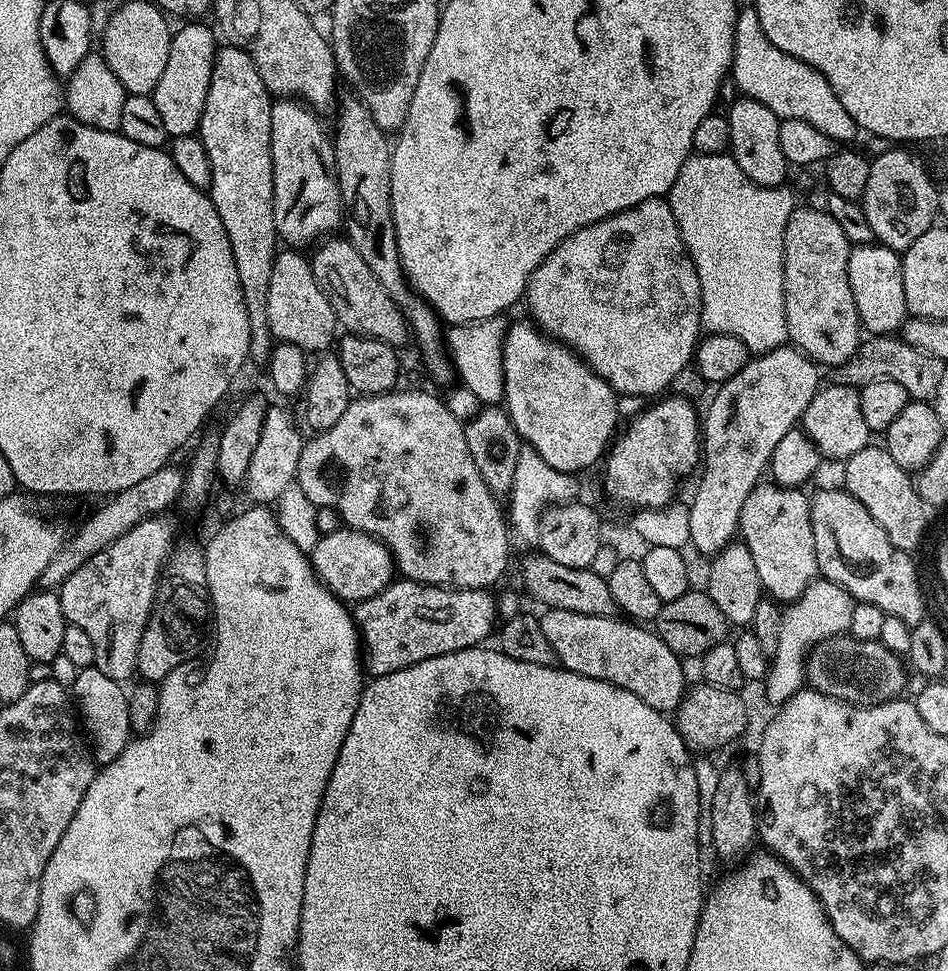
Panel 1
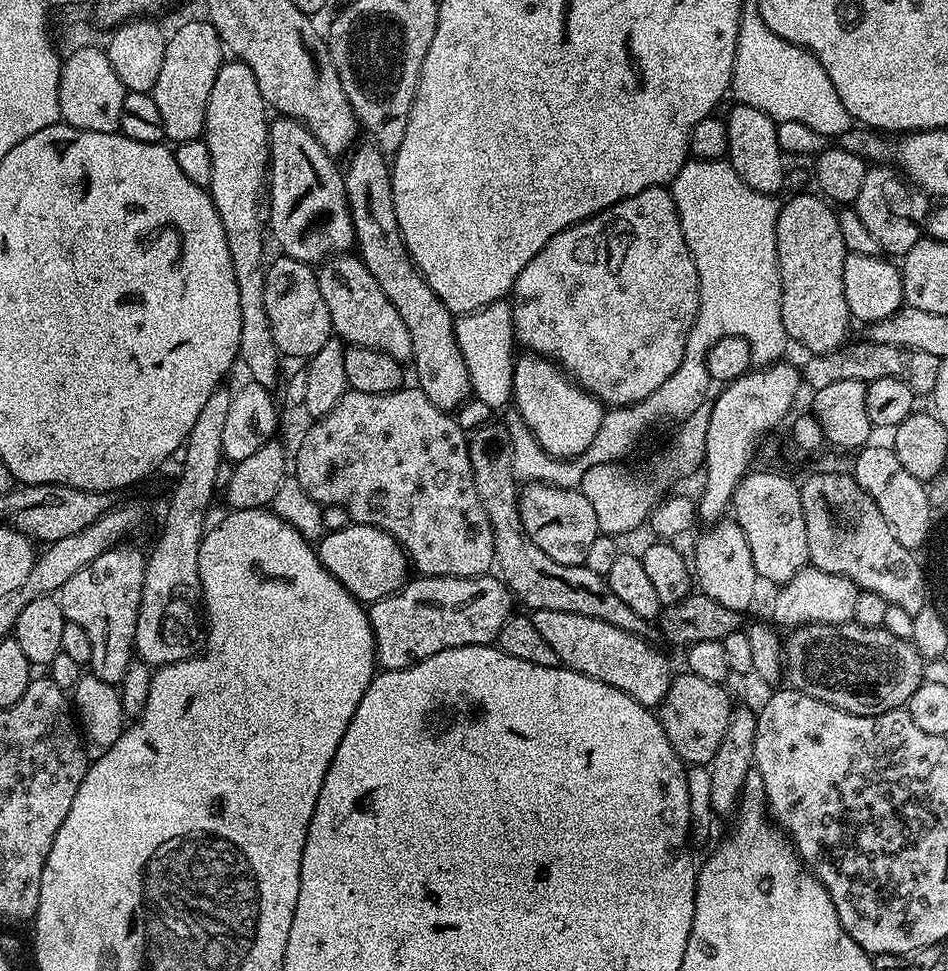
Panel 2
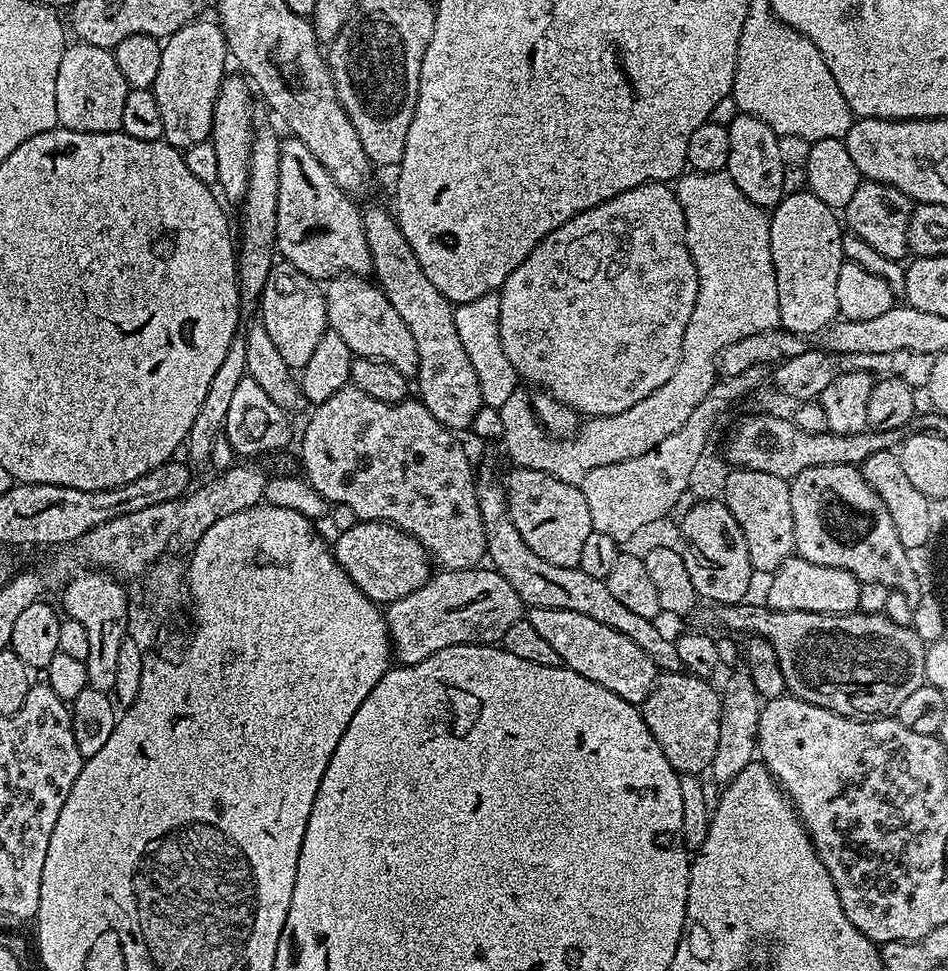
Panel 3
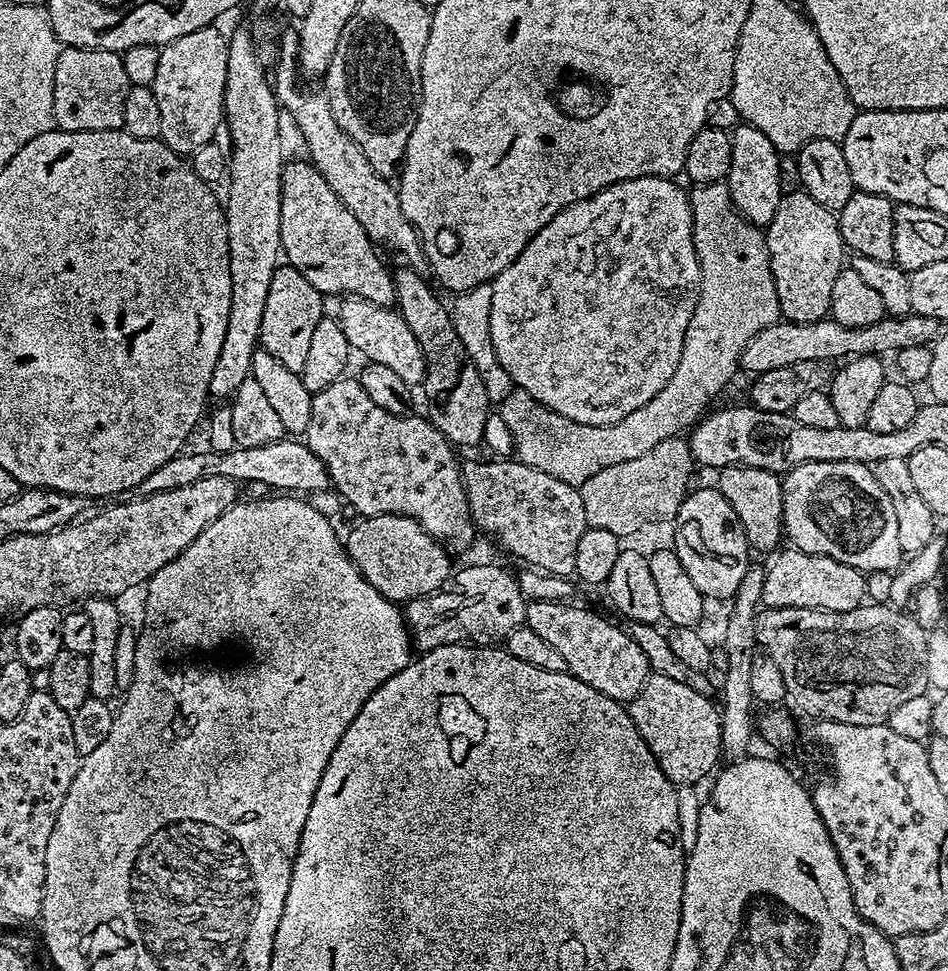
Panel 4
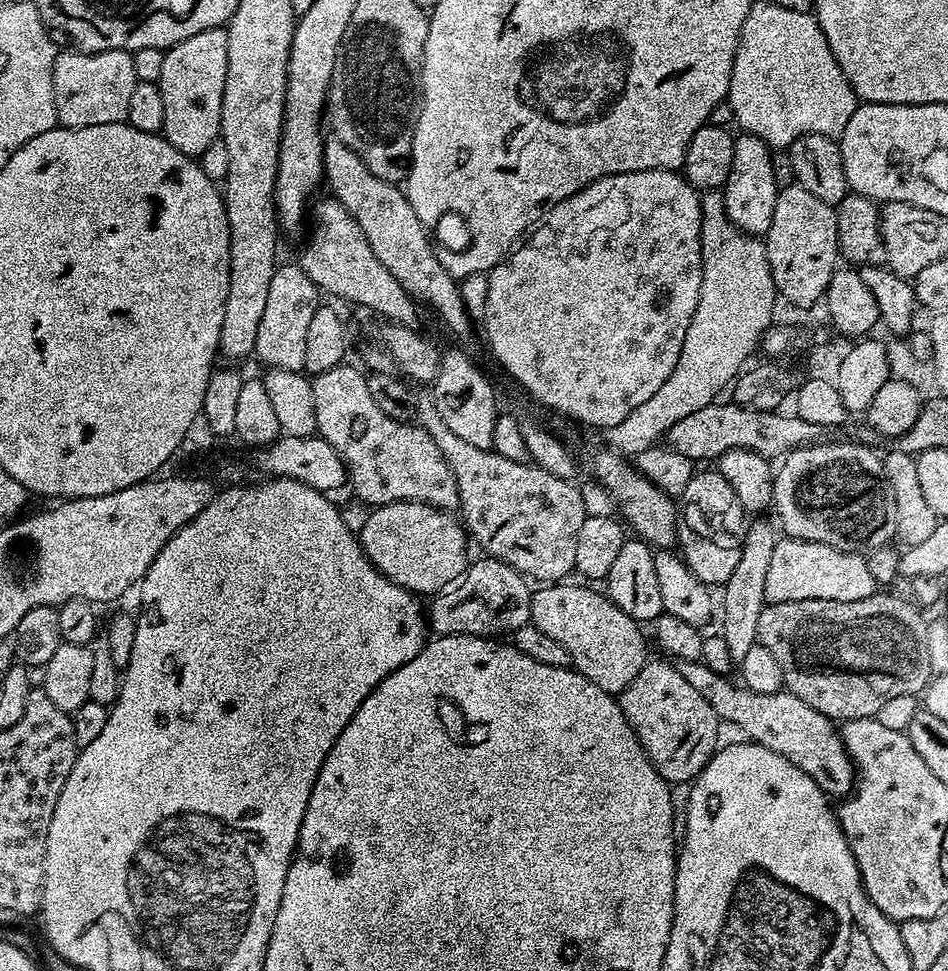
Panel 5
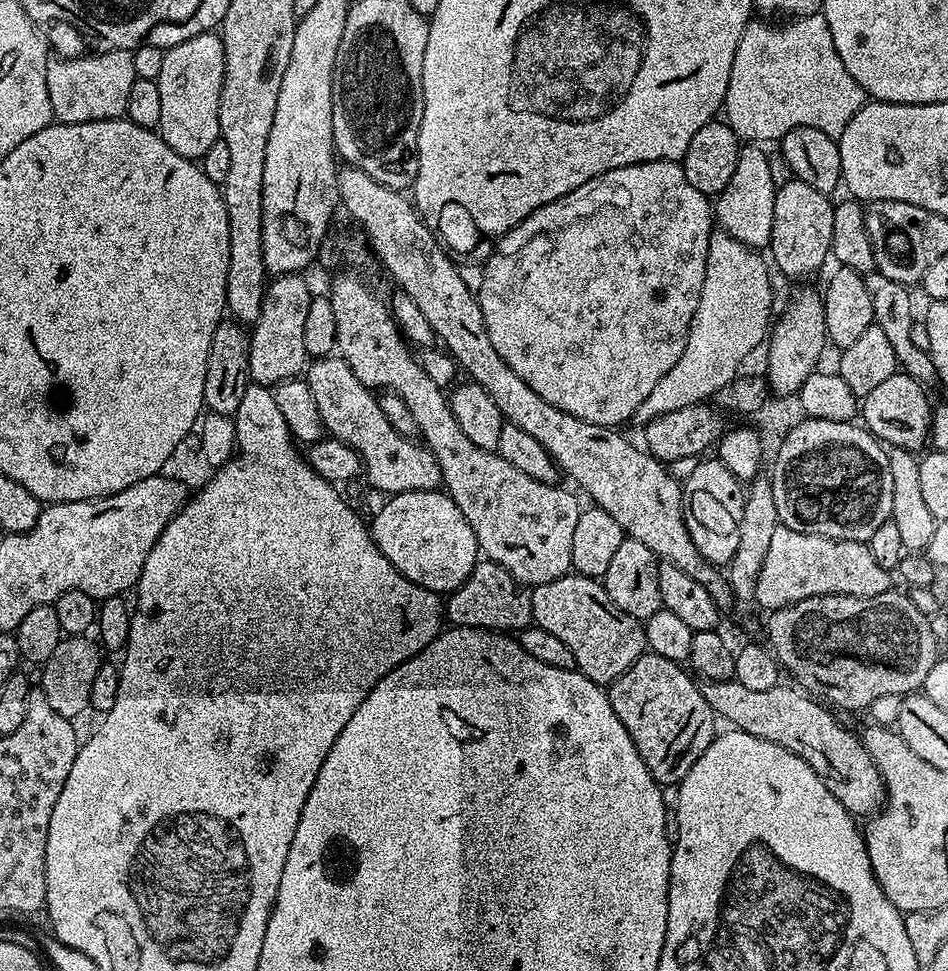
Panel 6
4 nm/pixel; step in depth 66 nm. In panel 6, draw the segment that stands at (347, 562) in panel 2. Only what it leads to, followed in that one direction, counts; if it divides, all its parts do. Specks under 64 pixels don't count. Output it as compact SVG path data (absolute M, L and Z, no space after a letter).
M423 488L417 492L397 492L389 495L388 500L370 520L372 541L378 550L406 579L422 586L431 592L451 594L470 578L474 566L478 562L478 549L474 530L470 530L470 522L466 522L466 514L458 510L458 506L448 497L447 491Z

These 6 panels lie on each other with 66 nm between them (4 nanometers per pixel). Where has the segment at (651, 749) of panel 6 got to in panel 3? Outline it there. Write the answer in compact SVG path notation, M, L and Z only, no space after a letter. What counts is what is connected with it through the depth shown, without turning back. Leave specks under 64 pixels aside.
M683 670L664 672L644 700L642 711L648 729L662 746L666 758L681 774L700 774L711 769L718 731L721 725L721 693L708 684L703 676L694 676Z

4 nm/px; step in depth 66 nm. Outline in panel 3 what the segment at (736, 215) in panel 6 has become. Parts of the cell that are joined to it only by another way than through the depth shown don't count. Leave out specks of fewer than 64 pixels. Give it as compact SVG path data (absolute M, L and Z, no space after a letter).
M736 114L732 121L726 124L730 134L730 158L728 159L727 174L758 207L771 210L784 199L782 190L782 174L786 156L780 153L781 137L777 136L762 118L754 118Z

